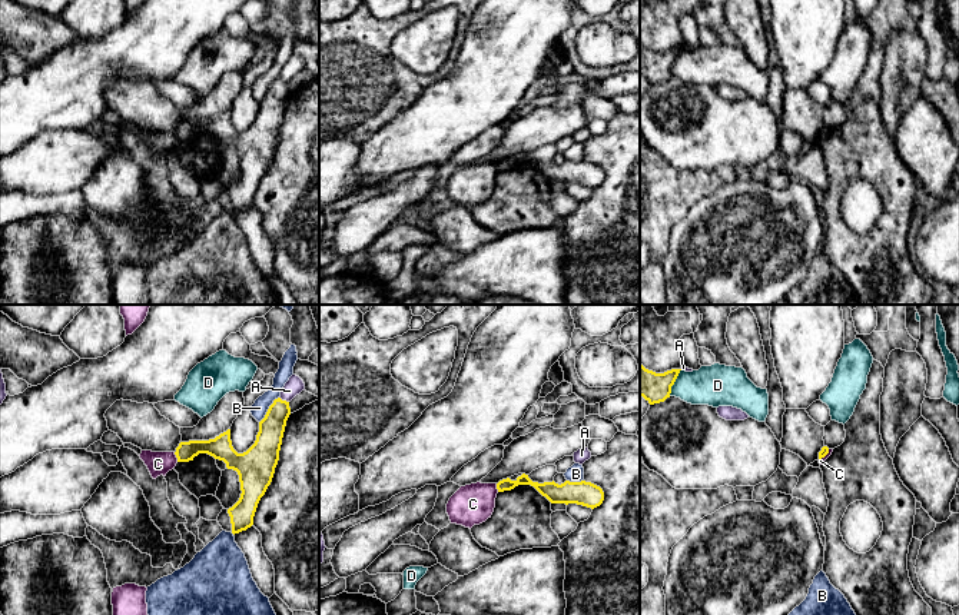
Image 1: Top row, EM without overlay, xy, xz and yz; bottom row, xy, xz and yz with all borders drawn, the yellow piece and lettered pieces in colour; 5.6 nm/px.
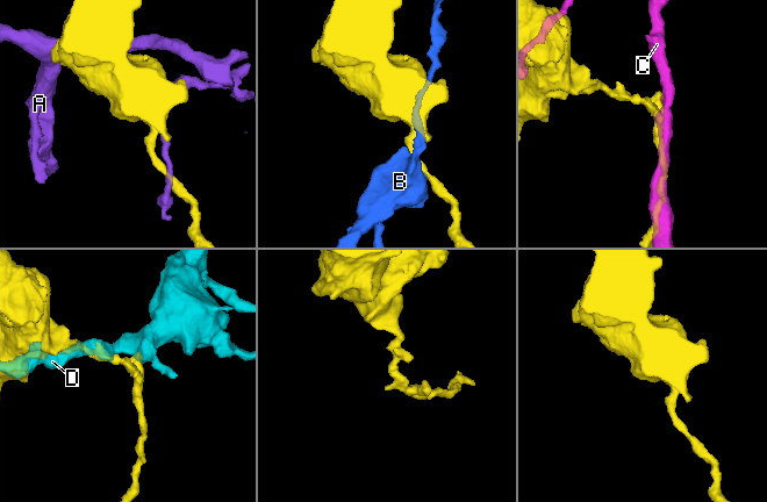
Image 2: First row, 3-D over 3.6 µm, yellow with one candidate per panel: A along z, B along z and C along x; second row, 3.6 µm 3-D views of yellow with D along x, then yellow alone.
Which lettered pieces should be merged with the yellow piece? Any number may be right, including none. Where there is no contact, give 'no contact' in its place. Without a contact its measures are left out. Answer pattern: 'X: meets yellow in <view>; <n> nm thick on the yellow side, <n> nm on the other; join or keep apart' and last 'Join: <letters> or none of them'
A: meets yellow in xy; 150 nm thick on the yellow side, 100 nm on the other; keep apart
B: meets yellow in xy; 170 nm thick on the yellow side, 90 nm on the other; keep apart
C: meets yellow in xy; 120 nm thick on the yellow side, 130 nm on the other; keep apart
D: meets yellow in yz; 170 nm thick on the yellow side, 240 nm on the other; keep apart
Join: none of them

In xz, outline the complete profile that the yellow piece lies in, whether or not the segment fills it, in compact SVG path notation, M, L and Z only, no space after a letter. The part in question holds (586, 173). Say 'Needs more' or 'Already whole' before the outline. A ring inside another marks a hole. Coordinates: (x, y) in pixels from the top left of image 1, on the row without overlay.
Already whole. M522 153L515 160L510 157L502 159L497 163L498 172L511 170L518 164L531 164L534 166L542 176L545 176L551 183L577 183L587 187L597 187L604 180L604 172L600 166L591 162L570 162L558 164L552 162L532 162L528 154Z

